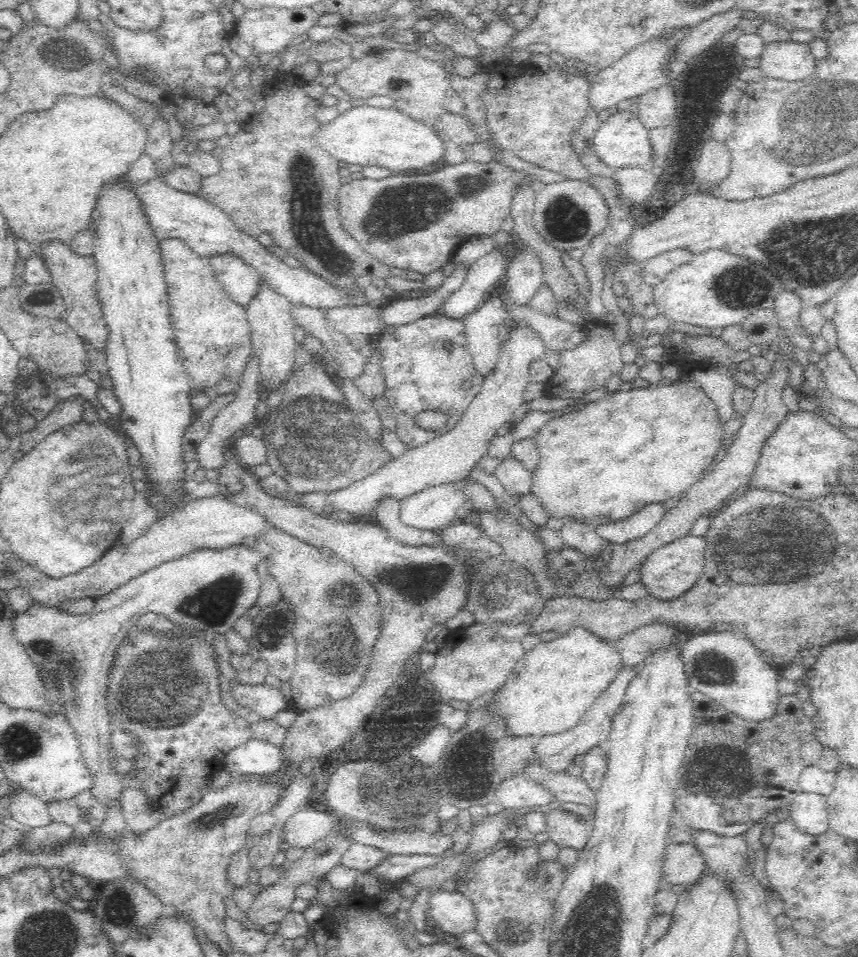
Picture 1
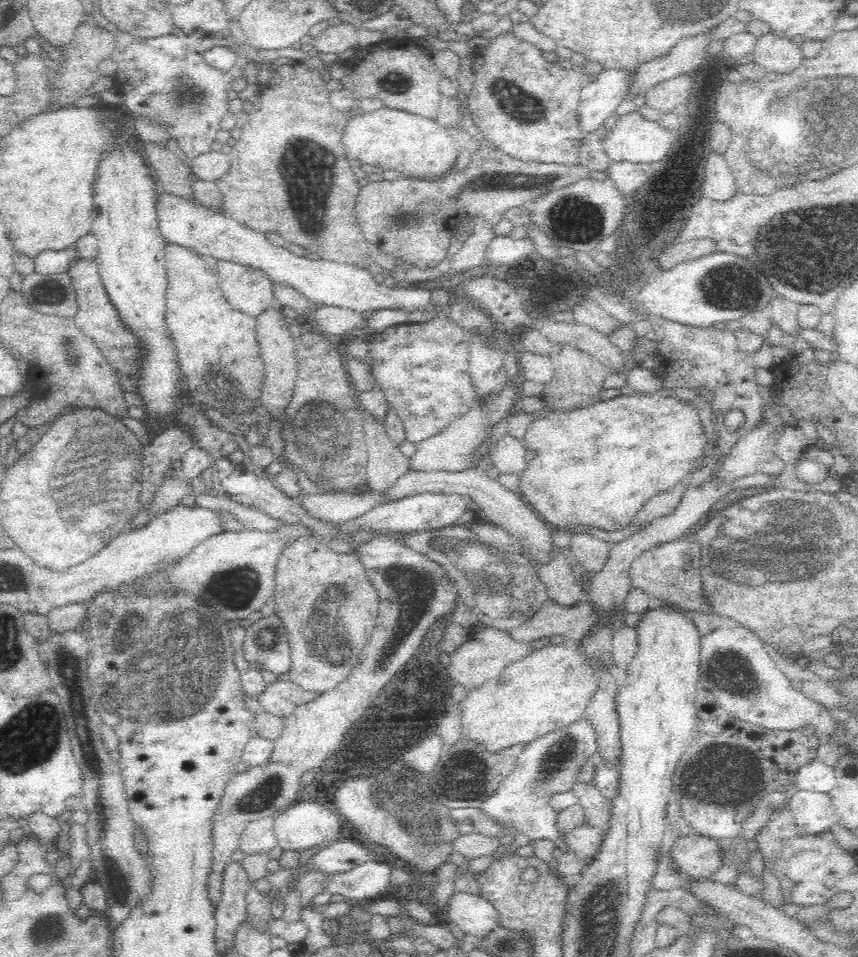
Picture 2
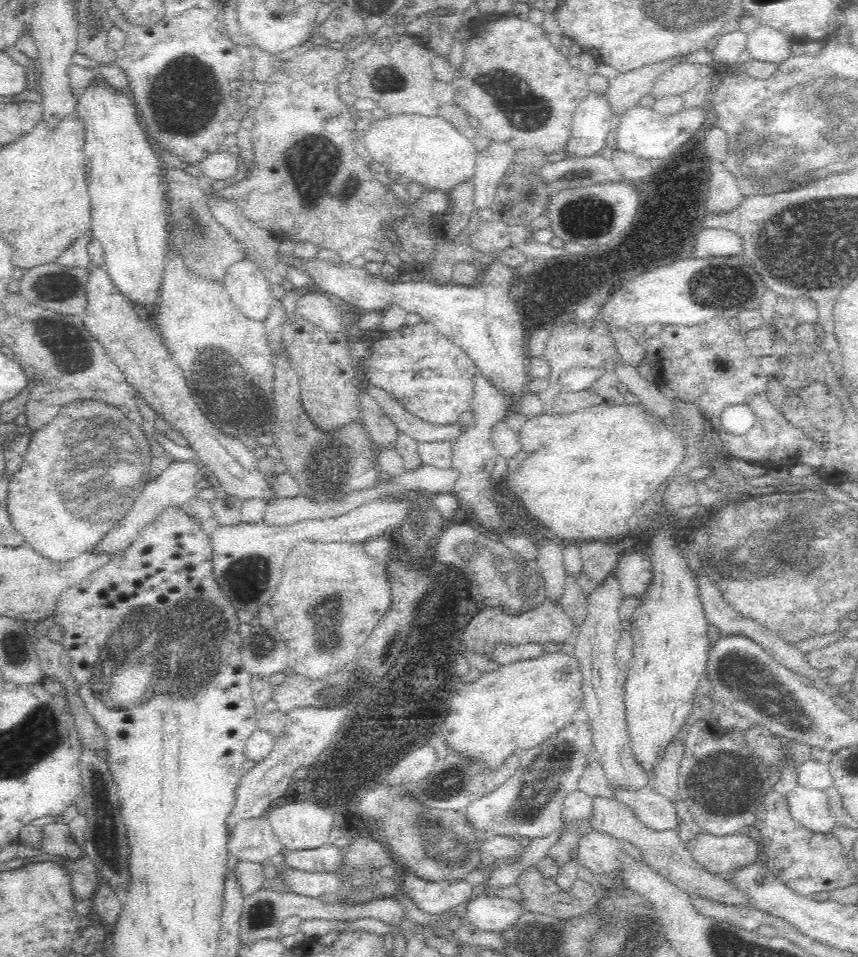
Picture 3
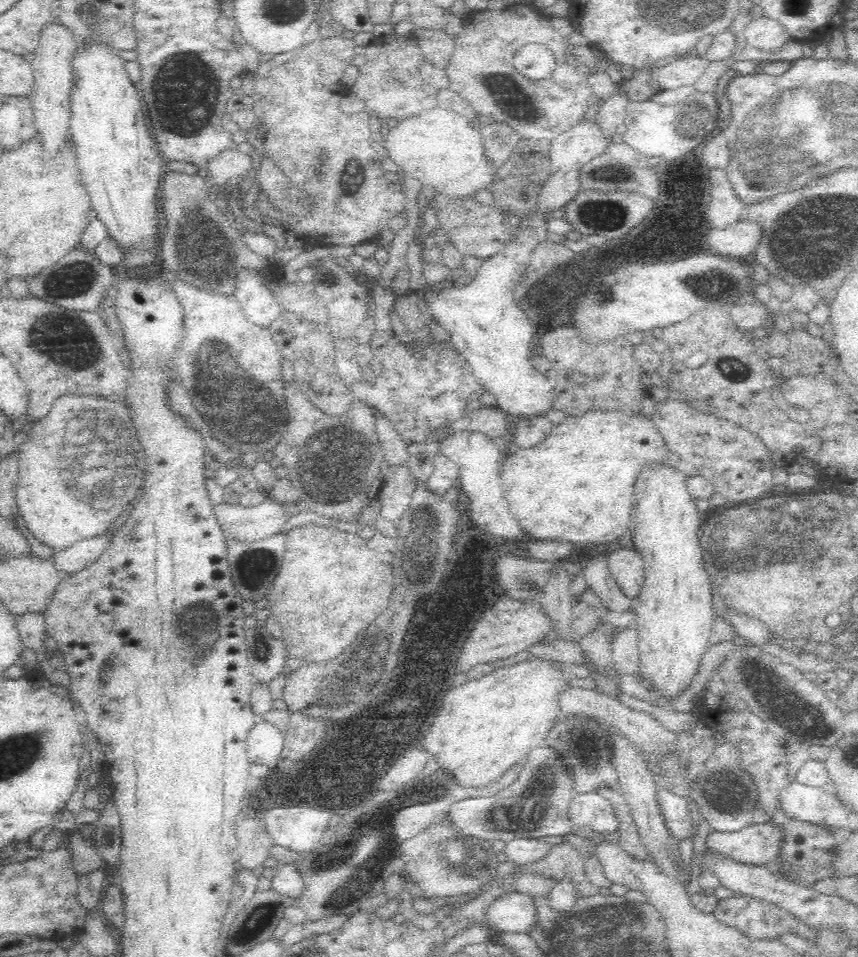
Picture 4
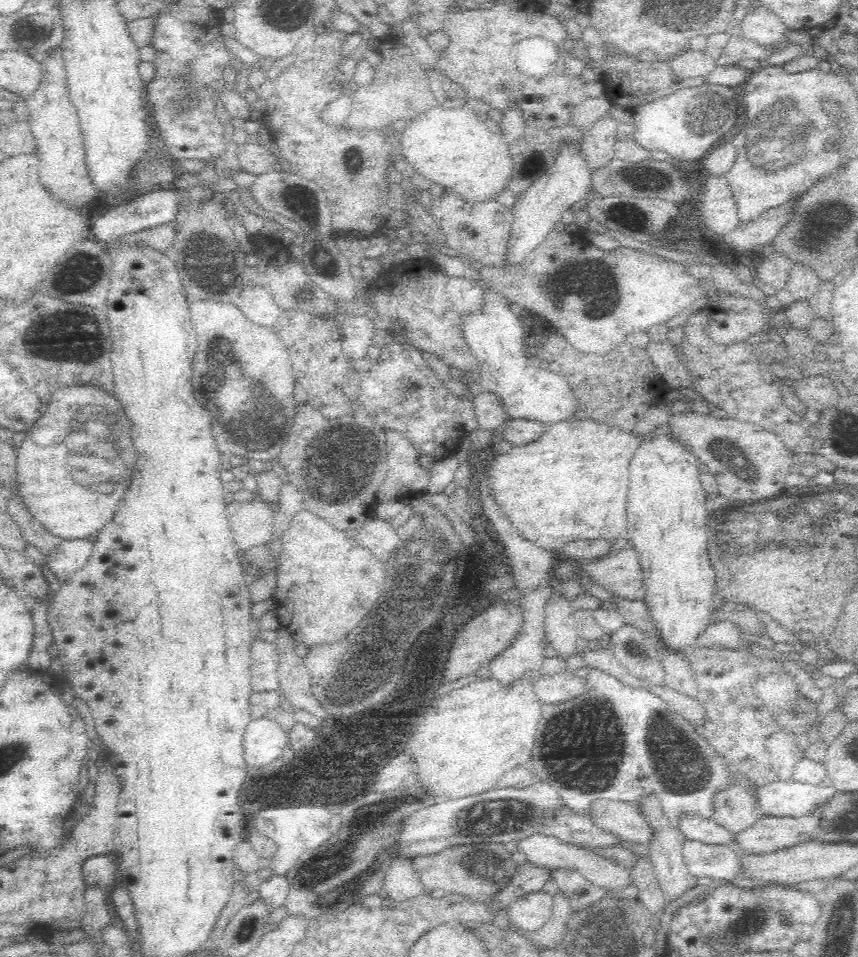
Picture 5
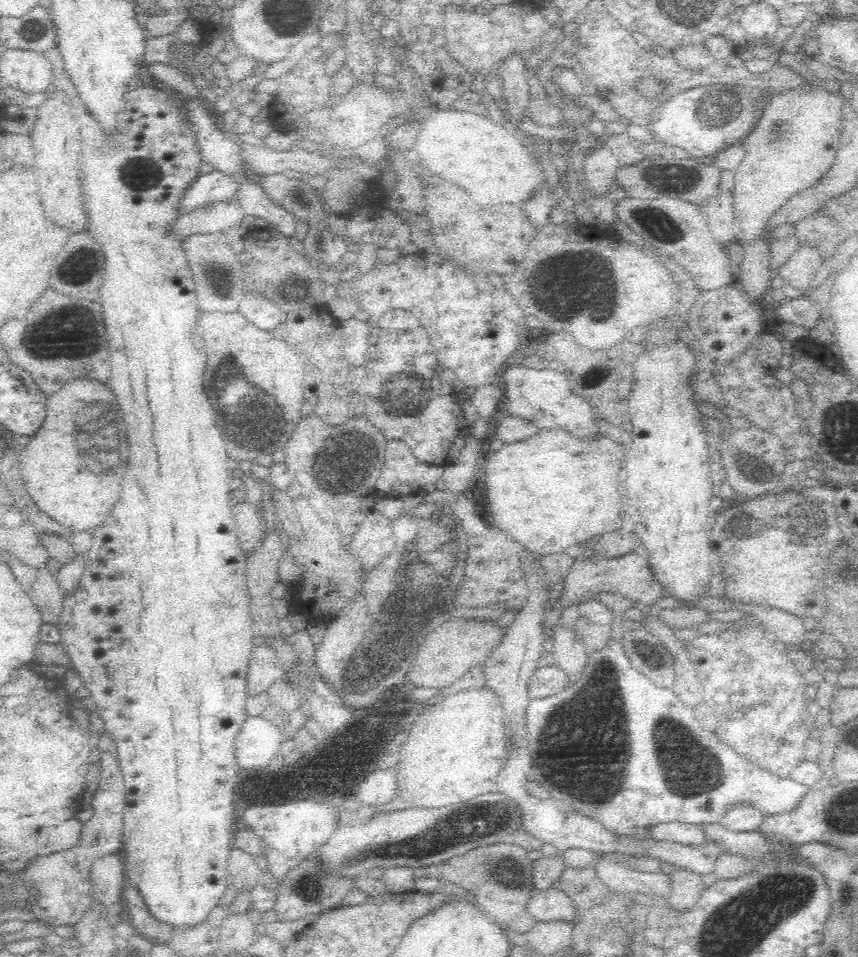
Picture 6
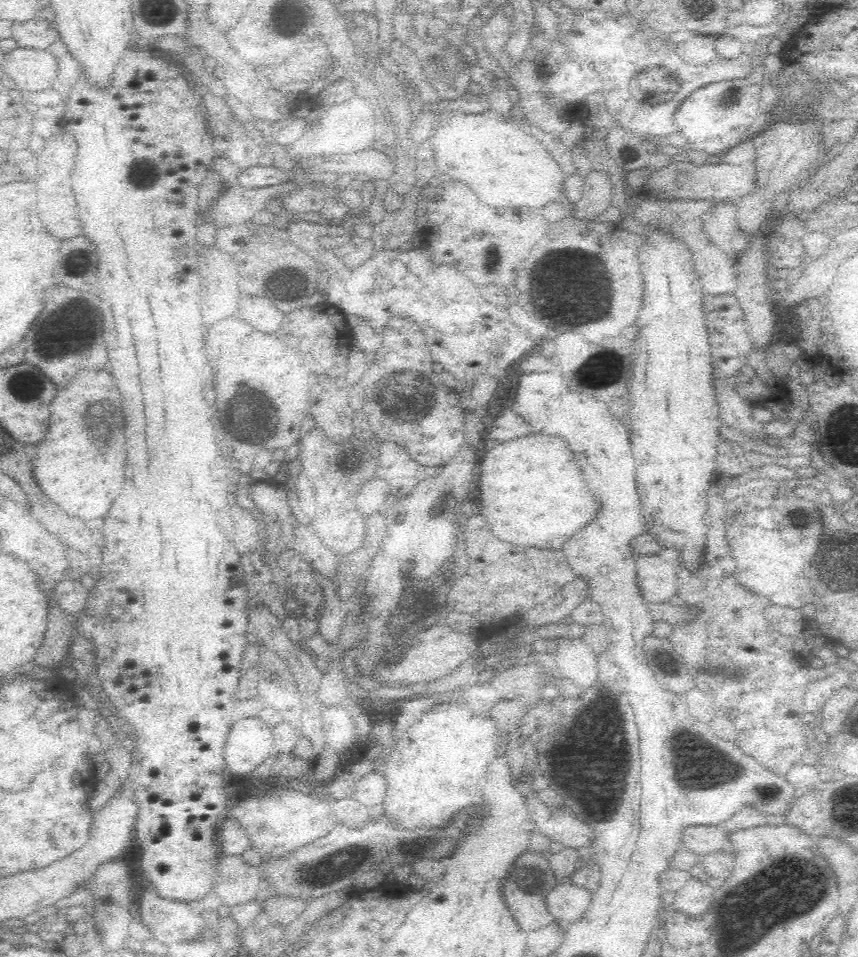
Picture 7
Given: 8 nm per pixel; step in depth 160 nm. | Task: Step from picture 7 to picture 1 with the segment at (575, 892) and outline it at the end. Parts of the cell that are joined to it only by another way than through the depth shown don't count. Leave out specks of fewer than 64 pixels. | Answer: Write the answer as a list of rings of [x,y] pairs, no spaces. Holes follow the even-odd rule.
[[[459,890],[432,893],[427,906],[430,924],[439,925],[451,935],[474,931],[478,926],[479,910],[475,902]]]

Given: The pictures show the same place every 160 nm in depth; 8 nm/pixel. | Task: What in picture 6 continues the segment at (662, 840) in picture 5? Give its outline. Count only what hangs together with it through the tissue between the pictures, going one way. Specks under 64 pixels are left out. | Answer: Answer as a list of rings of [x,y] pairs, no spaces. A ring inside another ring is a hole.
[[[680,868],[669,876],[672,881],[671,894],[666,899],[671,907],[683,912],[693,909],[704,890],[711,886],[695,877],[691,870]]]

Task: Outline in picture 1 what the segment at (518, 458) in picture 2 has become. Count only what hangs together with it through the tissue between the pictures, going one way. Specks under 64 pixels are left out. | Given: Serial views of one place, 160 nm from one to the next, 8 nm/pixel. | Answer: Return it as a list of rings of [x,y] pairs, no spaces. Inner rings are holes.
[[[511,451],[503,452],[496,466],[494,476],[503,485],[510,497],[519,497],[530,493],[531,472],[526,469],[524,462],[512,456]]]

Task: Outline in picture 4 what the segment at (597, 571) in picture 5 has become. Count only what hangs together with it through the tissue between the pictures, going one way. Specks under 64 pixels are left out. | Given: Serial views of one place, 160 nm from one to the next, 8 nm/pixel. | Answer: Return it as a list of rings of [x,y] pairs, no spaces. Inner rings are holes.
[[[622,547],[606,555],[606,567],[612,573],[620,590],[634,600],[642,590],[643,562],[634,549]]]

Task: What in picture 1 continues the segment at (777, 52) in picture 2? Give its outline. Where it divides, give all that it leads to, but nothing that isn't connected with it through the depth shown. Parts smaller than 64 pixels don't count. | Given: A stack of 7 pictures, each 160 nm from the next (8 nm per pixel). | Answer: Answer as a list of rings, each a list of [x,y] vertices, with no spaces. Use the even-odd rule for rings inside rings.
[[[790,38],[764,43],[758,59],[764,76],[789,81],[810,74],[816,60],[807,42],[792,41]]]

